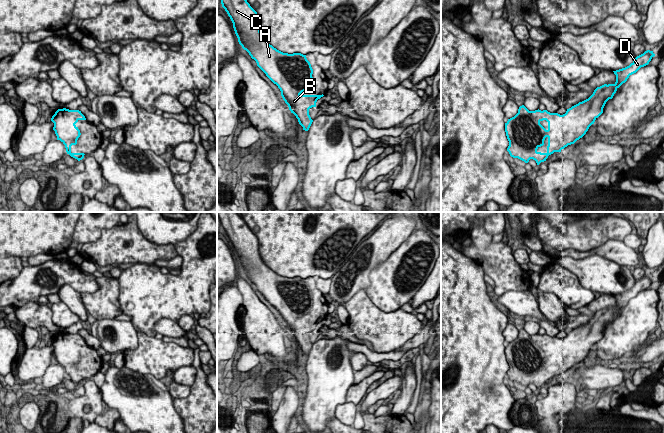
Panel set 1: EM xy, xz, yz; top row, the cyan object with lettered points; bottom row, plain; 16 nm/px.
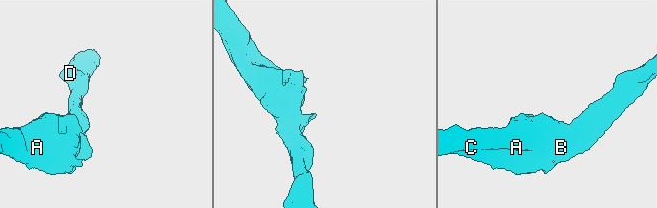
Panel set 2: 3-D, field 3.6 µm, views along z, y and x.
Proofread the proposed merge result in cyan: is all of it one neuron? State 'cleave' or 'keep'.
keep

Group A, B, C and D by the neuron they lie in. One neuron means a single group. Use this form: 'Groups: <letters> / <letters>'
Groups: A B C D

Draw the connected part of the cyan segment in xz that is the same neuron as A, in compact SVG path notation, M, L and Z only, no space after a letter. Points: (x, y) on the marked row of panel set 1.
M221 0L221 4L233 23L239 44L256 61L257 66L266 76L278 86L289 110L296 116L303 130L308 131L313 122L309 115L309 109L316 107L317 100L324 95L301 94L311 87L313 80L313 69L306 55L301 53L283 53L270 45L260 32L257 12L250 6L247 0Z

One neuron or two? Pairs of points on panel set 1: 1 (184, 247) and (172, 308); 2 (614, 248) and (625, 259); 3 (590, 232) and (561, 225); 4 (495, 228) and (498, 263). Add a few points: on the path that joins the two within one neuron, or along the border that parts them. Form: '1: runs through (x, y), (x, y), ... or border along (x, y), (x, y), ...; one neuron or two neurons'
1: runs through (189, 262), (189, 286), (182, 293); one neuron
2: runs through (617, 251), (622, 256); one neuron
3: border along (549, 222), (553, 227), (566, 234); two neurons
4: border along (483, 226), (493, 235); two neurons

